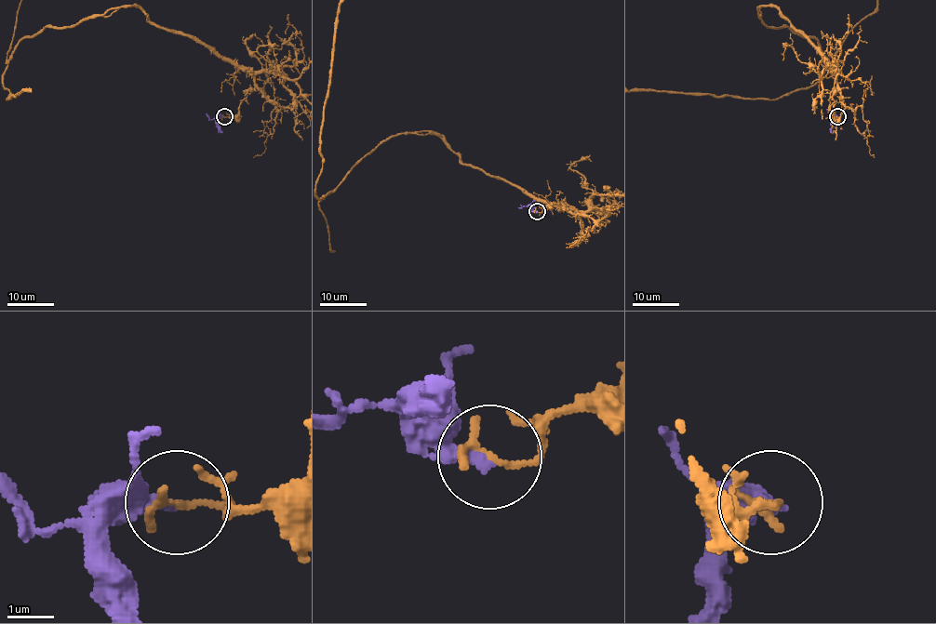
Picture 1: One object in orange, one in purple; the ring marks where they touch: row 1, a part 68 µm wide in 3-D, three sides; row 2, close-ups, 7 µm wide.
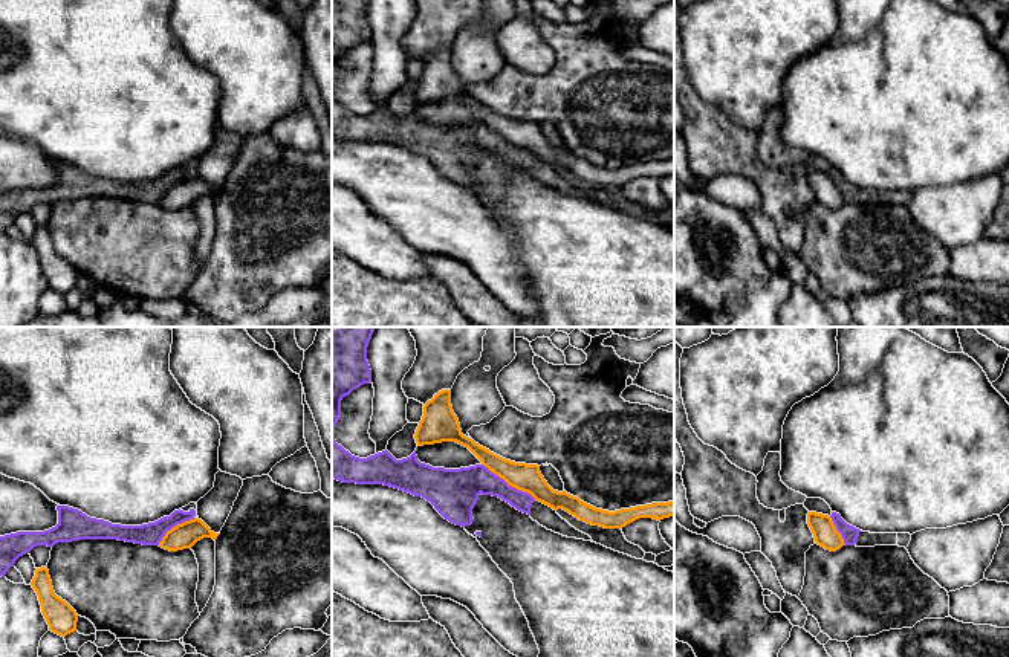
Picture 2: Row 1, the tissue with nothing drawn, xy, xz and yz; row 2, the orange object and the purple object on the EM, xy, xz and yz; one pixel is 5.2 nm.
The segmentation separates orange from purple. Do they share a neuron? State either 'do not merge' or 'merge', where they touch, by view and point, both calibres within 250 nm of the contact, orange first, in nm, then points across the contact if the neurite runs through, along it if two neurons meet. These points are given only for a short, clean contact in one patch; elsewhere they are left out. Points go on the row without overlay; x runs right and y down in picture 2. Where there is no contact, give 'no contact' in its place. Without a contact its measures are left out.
do not merge; contact xz (509, 142); calibres 140 and 190 nm

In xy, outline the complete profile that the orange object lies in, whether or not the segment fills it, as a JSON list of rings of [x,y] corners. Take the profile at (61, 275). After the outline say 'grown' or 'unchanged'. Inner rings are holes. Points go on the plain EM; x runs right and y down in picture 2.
[[[47,223],[35,228],[31,243],[38,254],[49,289],[61,295],[76,289],[78,272],[66,258],[55,252]]]; unchanged

